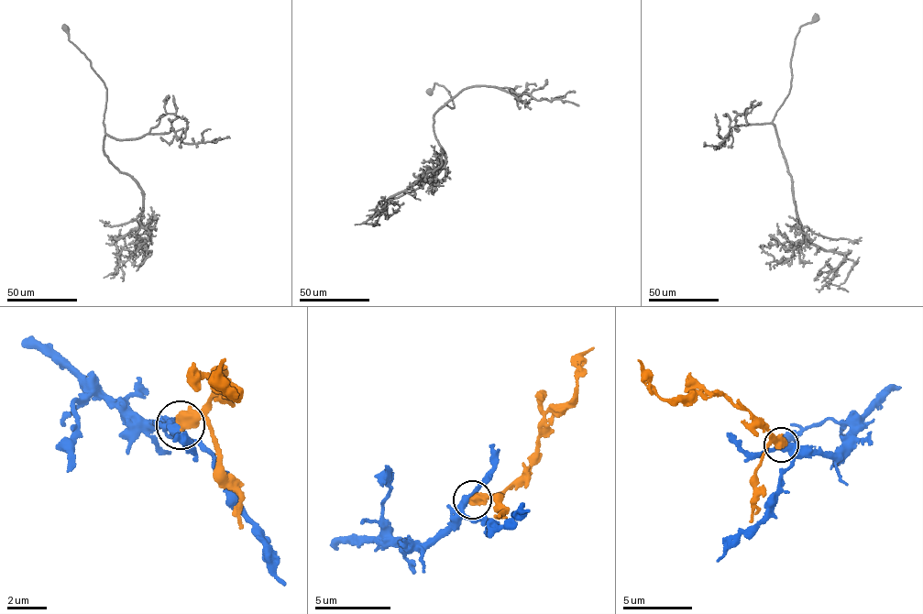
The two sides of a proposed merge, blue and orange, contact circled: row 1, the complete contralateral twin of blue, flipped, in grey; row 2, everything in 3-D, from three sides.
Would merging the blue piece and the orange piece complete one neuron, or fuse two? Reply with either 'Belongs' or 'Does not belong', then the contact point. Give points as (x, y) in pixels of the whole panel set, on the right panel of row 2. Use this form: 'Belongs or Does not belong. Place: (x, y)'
Does not belong. Place: (781, 444)

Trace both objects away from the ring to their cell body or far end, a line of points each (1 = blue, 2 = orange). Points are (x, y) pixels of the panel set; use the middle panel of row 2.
1: (472, 498), (446, 526), (423, 542), (392, 537), (383, 516), (389, 465)
2: (472, 498), (499, 494), (531, 465), (543, 422), (576, 393), (576, 382), (586, 352), (595, 347)

